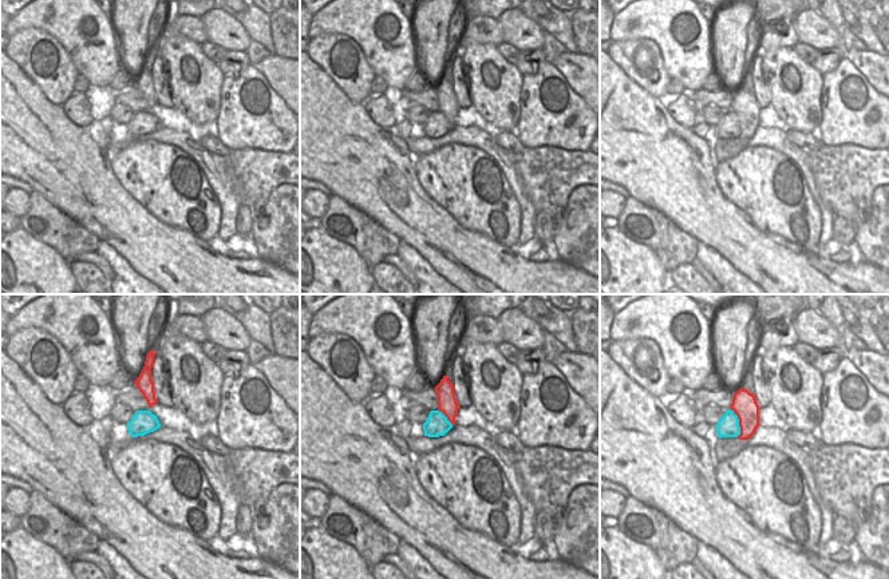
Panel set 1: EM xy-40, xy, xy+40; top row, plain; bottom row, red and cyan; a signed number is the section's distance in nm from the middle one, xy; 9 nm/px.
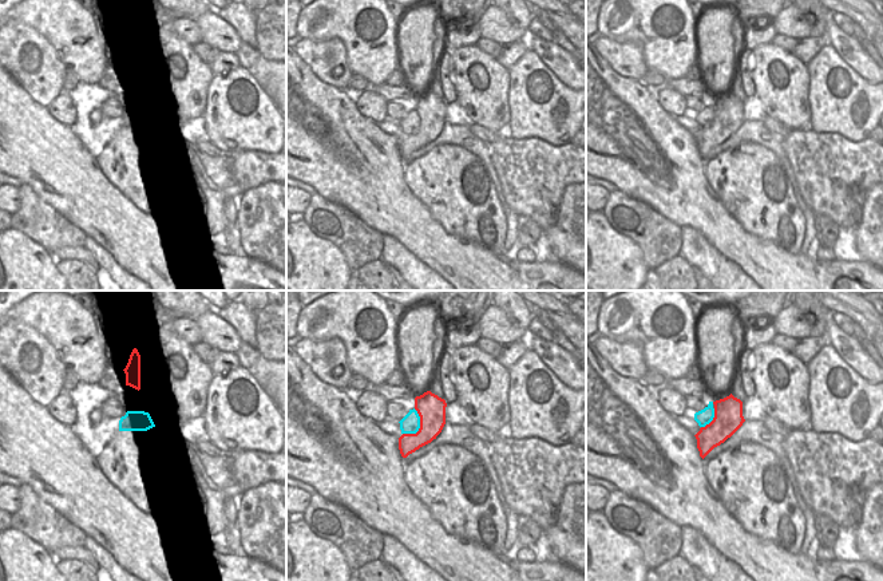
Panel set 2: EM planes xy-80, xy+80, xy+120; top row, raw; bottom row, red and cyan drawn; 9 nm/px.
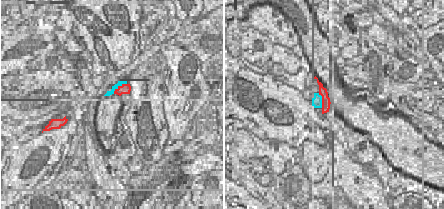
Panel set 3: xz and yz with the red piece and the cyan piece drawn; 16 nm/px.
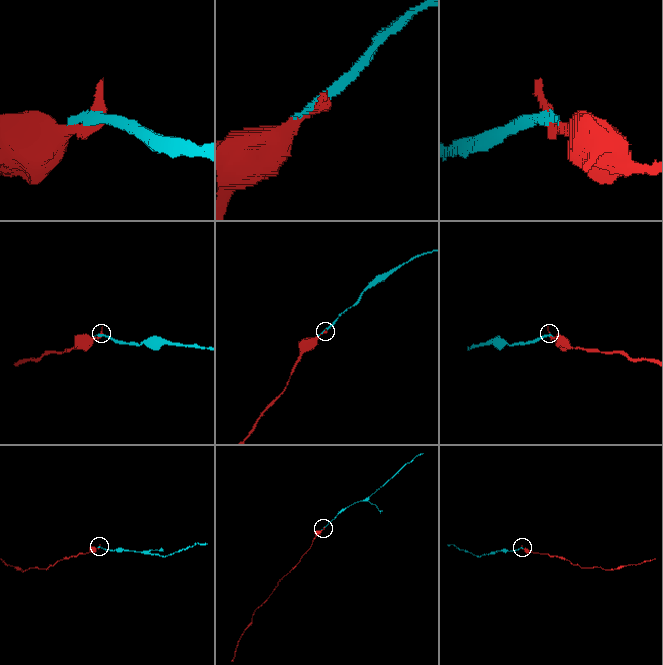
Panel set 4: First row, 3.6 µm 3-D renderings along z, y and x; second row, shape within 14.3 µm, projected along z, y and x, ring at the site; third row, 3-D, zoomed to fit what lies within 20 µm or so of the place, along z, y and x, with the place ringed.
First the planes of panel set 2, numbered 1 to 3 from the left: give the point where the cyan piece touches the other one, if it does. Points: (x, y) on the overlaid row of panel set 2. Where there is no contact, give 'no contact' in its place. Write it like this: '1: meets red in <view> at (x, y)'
1: no contact
2: meets red in xy+80 at (420, 427)
3: meets red in xy+120 at (713, 419)

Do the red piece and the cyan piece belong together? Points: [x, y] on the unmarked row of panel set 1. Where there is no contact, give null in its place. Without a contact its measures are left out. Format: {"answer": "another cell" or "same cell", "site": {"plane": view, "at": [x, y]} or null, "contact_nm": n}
{"answer": "same cell", "site": {"plane": "xy+40", "at": [739, 123]}, "contact_nm": 280}

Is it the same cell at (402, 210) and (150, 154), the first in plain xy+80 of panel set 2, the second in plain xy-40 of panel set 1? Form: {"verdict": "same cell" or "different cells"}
{"verdict": "different cells"}

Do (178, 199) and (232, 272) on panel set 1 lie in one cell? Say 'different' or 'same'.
different

